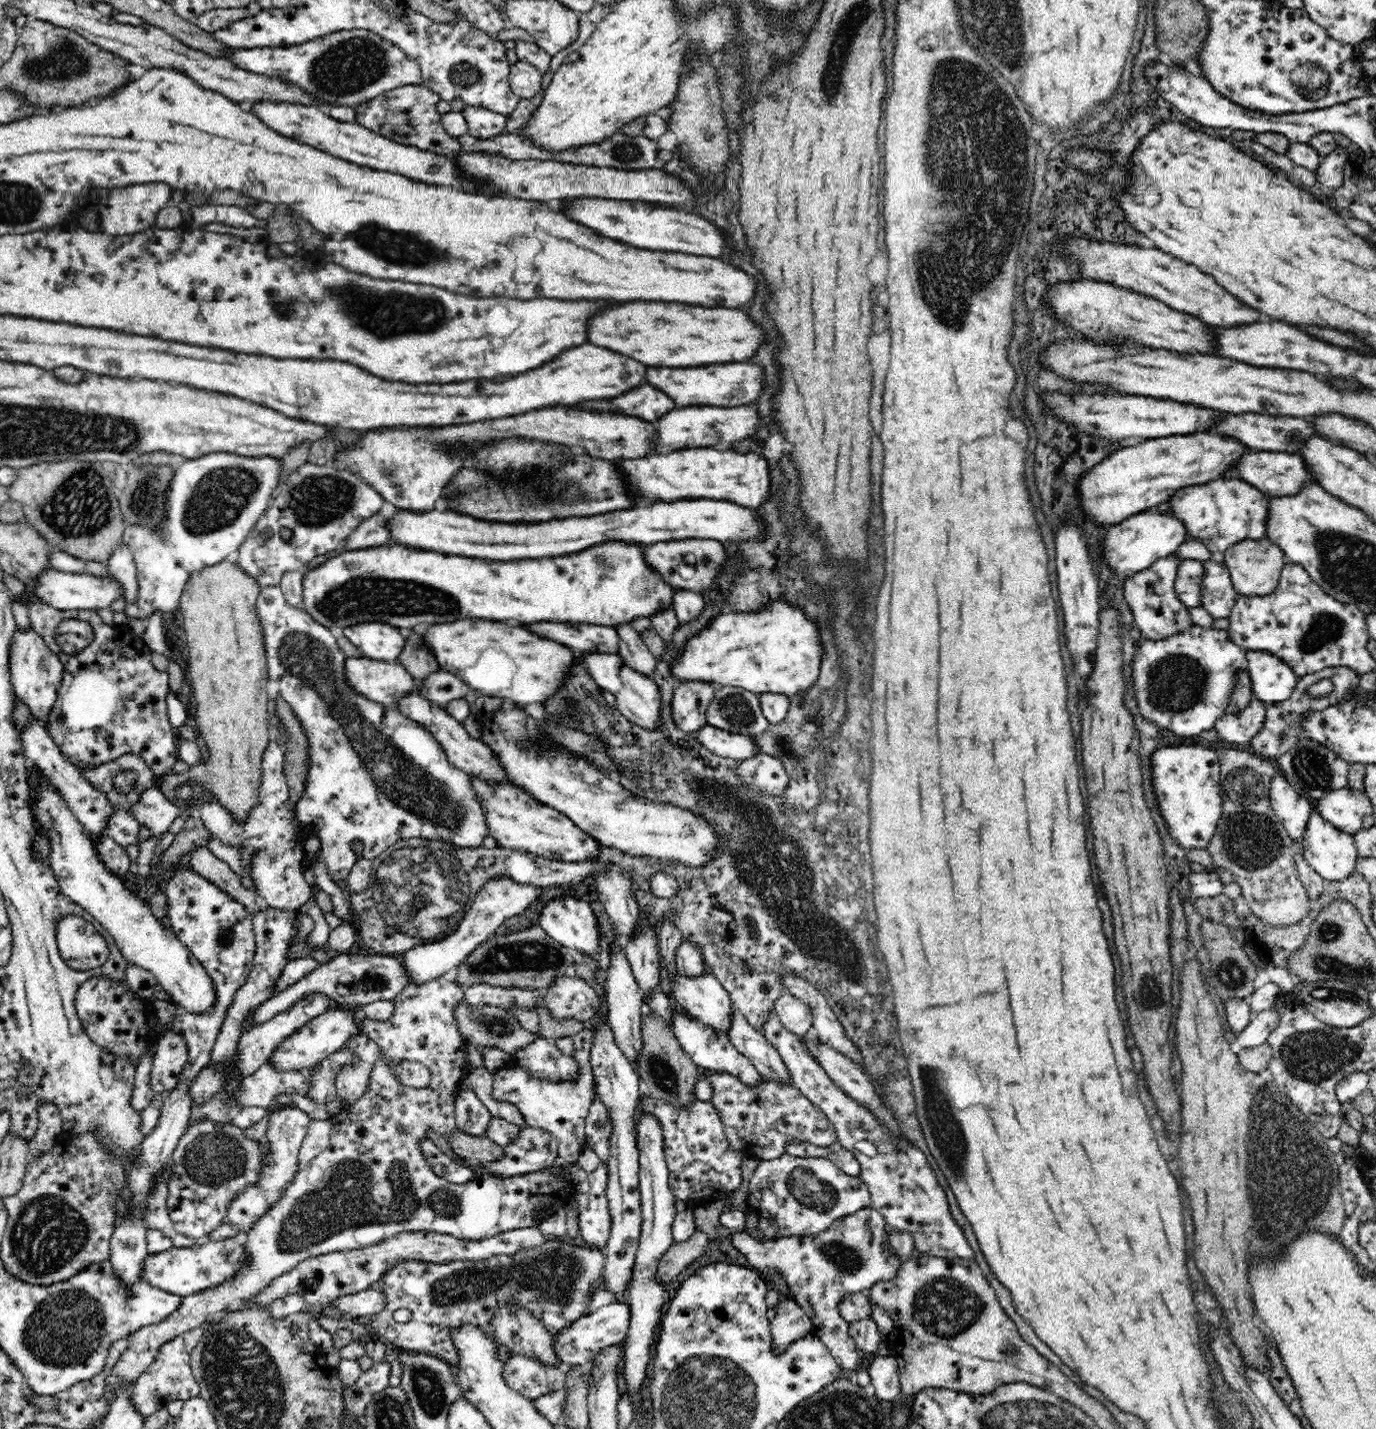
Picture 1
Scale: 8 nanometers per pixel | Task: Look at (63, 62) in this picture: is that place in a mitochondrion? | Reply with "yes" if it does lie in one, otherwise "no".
yes

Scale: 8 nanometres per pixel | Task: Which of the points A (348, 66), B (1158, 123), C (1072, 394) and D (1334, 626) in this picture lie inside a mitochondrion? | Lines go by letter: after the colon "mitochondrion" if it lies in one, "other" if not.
A: mitochondrion
B: other
C: other
D: mitochondrion

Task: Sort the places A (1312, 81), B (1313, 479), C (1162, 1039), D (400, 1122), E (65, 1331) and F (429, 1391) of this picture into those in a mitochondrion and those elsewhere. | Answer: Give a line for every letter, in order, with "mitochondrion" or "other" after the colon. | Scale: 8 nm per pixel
A: mitochondrion
B: other
C: other
D: other
E: mitochondrion
F: mitochondrion

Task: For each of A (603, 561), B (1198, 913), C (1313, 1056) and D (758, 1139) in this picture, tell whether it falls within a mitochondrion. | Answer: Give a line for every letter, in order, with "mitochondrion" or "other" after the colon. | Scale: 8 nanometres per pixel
A: mitochondrion
B: other
C: mitochondrion
D: other

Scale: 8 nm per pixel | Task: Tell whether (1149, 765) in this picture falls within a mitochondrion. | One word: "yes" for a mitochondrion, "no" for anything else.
no

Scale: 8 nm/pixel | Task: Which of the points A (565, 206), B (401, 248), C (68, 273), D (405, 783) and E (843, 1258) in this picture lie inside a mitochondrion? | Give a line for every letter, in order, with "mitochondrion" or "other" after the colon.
A: other
B: mitochondrion
C: other
D: mitochondrion
E: mitochondrion

